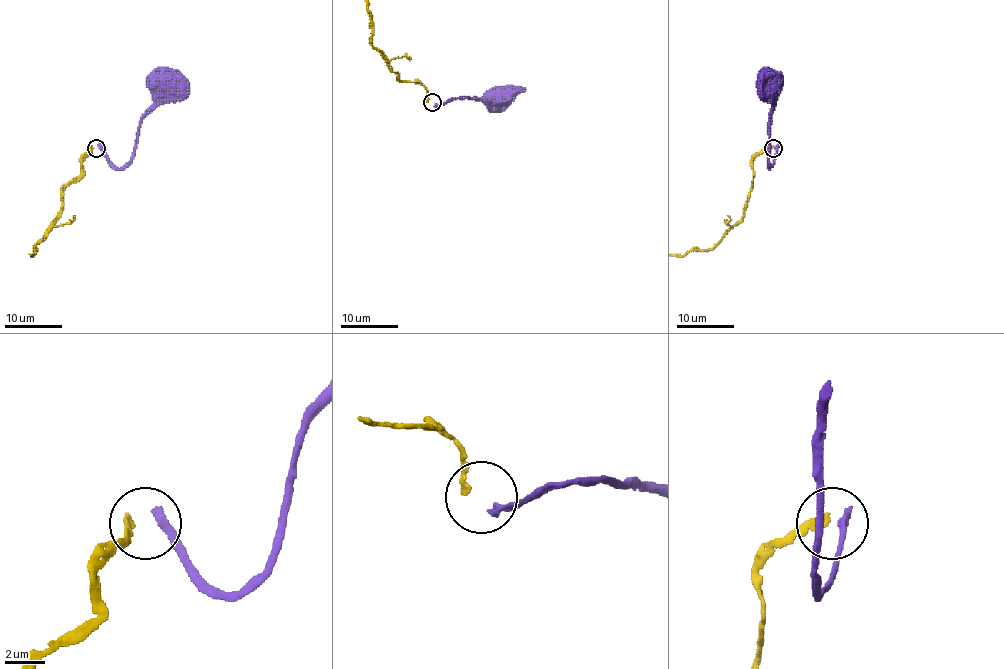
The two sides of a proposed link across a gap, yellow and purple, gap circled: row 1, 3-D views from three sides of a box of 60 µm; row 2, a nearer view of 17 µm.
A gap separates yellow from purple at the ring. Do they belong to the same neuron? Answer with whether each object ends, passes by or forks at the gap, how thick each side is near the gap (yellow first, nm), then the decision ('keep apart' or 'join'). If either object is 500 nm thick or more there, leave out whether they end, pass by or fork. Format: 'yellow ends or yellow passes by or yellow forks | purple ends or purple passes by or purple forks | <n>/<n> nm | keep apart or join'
yellow ends | purple ends | 360/480 nm | join

